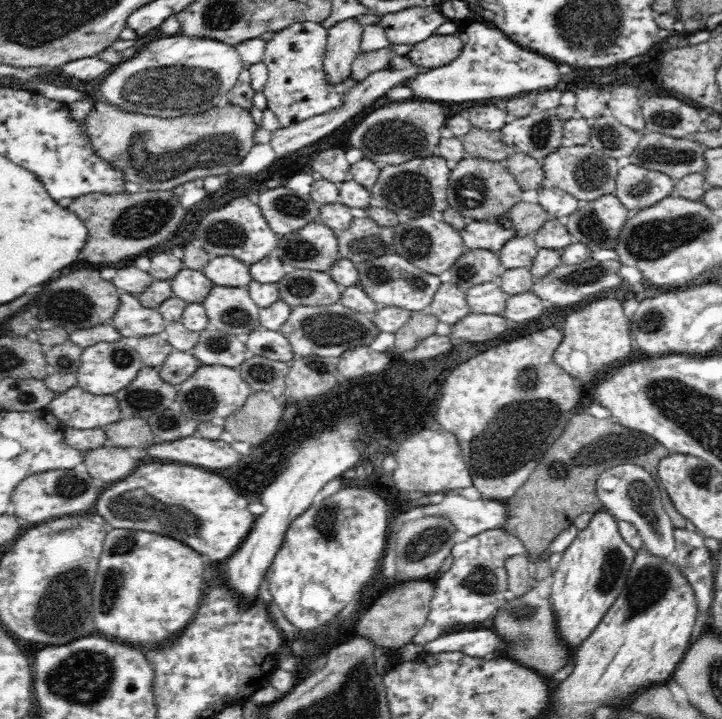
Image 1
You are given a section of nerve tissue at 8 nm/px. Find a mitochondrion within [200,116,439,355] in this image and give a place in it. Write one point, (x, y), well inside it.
(409, 190)

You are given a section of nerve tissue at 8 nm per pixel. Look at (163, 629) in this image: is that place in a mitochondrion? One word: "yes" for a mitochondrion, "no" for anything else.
no

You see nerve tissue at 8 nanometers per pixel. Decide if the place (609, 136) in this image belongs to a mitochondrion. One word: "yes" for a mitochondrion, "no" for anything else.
yes

